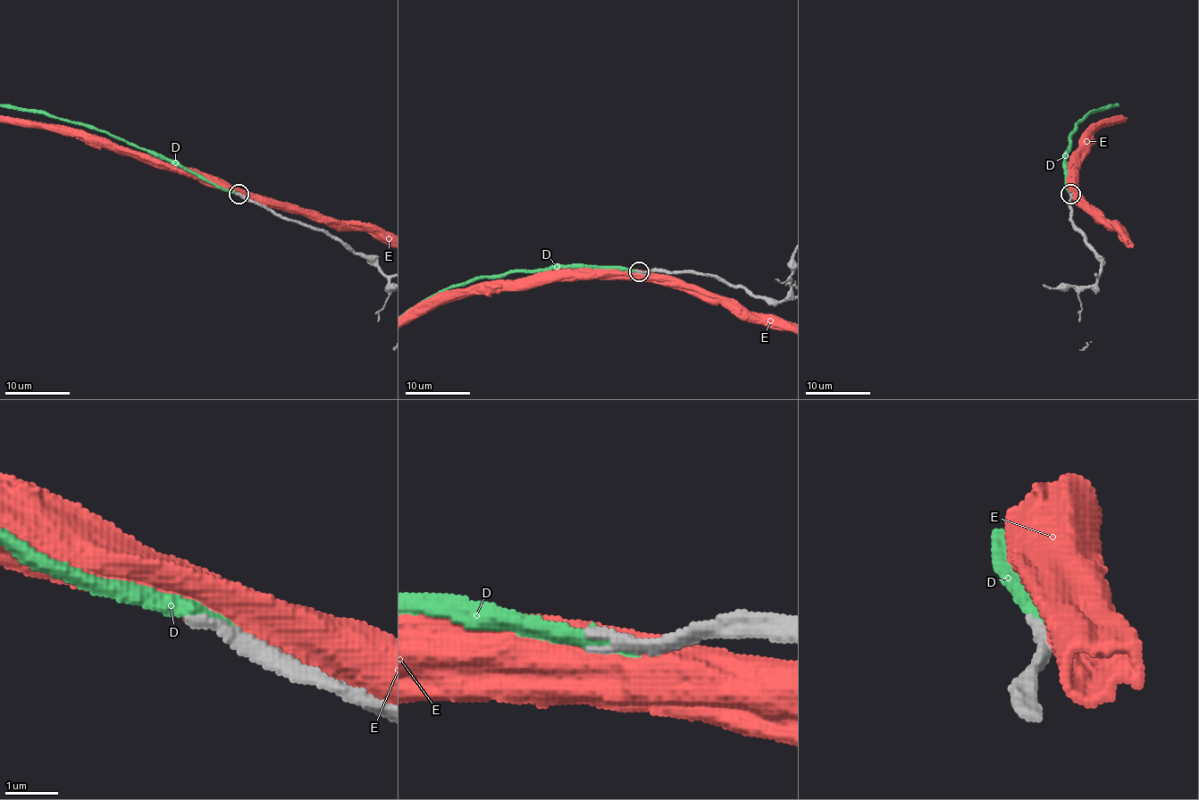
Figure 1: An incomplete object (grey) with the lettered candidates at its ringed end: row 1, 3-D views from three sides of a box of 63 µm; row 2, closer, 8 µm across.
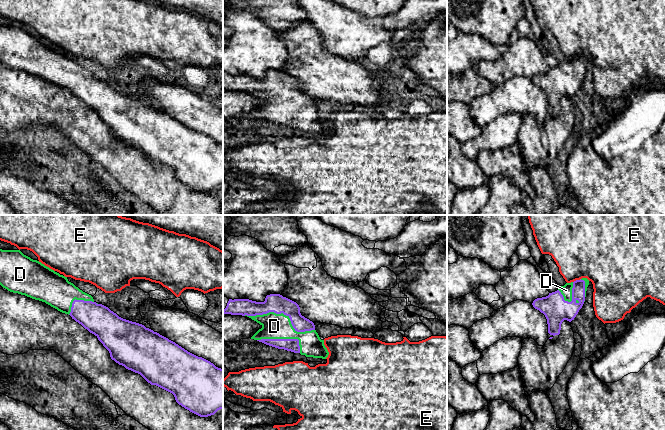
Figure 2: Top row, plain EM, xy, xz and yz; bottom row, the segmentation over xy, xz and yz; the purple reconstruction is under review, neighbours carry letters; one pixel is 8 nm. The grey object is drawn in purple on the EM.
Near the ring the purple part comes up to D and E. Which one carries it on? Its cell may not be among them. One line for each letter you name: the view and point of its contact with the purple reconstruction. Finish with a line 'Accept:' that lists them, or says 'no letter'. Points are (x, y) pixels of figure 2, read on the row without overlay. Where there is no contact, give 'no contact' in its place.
D: meets purple in xz at (282, 88)
Accept: D

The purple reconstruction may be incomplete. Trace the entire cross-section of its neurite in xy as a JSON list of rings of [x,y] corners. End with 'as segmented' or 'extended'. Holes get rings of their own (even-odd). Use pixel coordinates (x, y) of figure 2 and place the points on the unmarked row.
[[[0,25],[0,61],[10,68],[45,78],[70,91],[98,114],[112,136],[140,150],[151,161],[172,169],[176,178],[190,188],[208,193],[223,185],[223,145],[144,101],[119,93],[108,83],[96,79],[91,71],[69,58],[67,53],[24,31],[20,26]]]; extended

